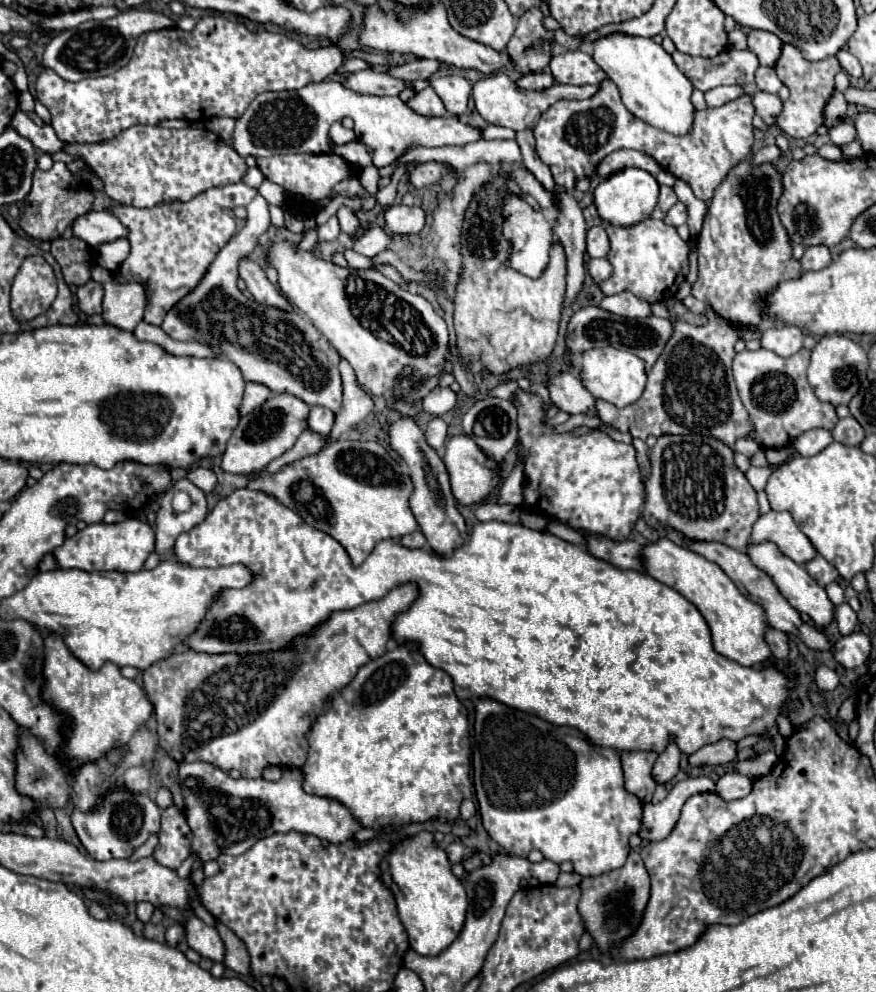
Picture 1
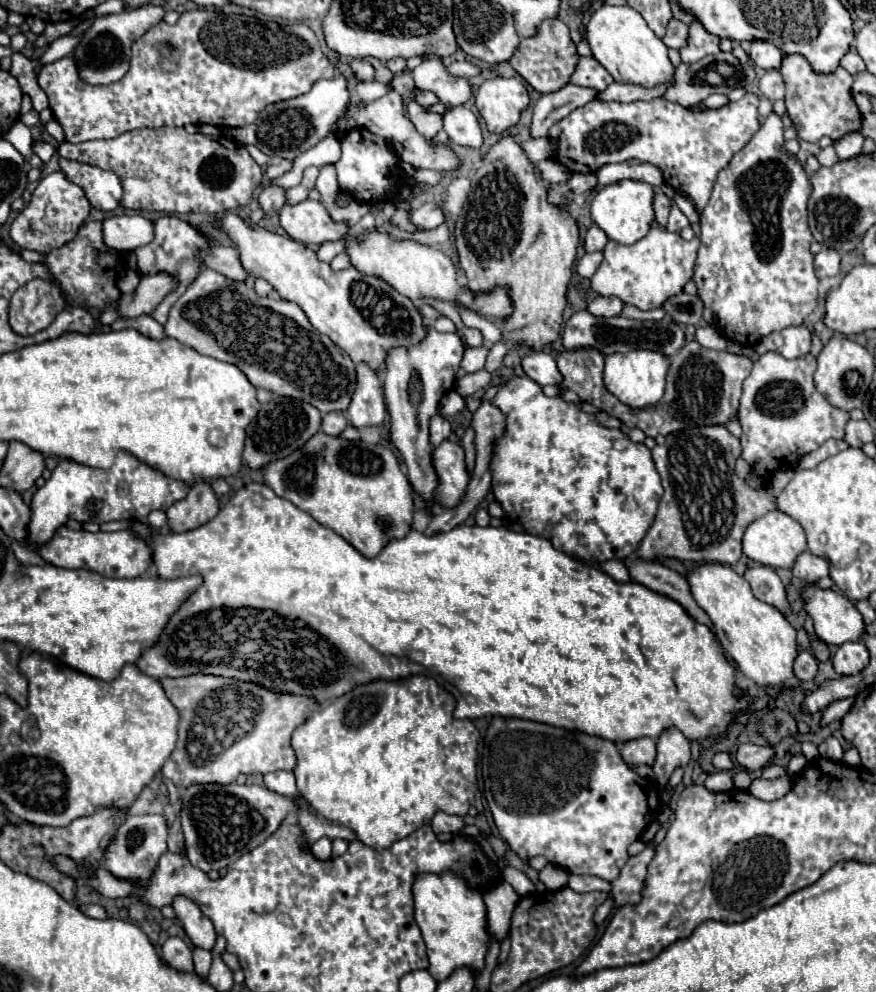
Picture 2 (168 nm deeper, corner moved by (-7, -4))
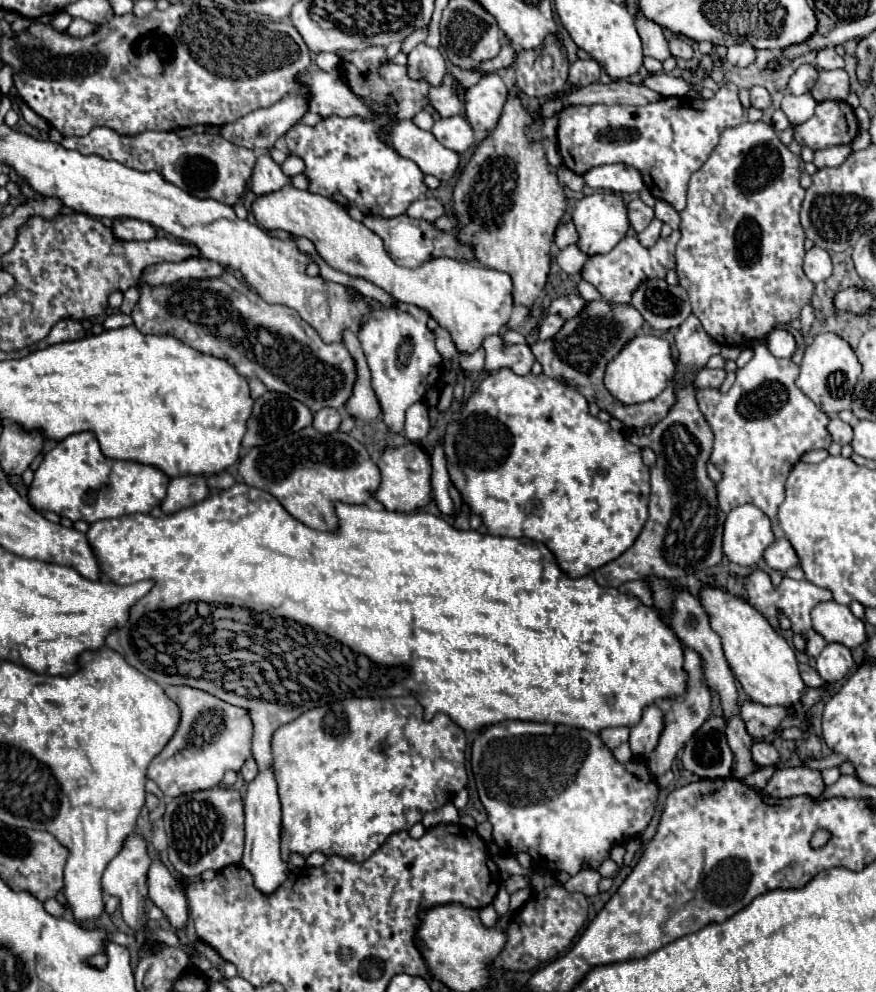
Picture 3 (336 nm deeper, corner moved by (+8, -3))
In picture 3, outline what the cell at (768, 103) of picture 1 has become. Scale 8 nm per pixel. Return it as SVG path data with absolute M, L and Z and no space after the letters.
M747 121L747 123L741 123L737 127L725 129L725 133L721 133L721 141L715 147L715 151L711 153L711 157L703 163L703 167L697 173L693 173L693 177L689 181L689 191L687 191L687 207L679 213L681 215L681 241L677 243L677 267L675 267L675 271L679 275L679 285L689 293L693 315L699 317L703 329L719 345L745 345L757 337L763 337L775 325L791 323L791 321L799 319L801 309L811 301L815 285L807 279L807 275L803 273L803 267L801 267L803 255L805 255L805 249L803 249L805 233L803 233L801 223L799 223L799 209L801 209L803 197L805 197L805 189L799 183L797 157L779 141L773 127L767 125L765 121L755 121L755 123Z

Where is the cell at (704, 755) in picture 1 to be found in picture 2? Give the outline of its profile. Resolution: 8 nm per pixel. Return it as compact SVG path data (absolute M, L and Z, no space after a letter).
M742 744L736 752L736 760L746 770L758 770L764 768L772 758L776 750L774 746L756 746L756 744Z

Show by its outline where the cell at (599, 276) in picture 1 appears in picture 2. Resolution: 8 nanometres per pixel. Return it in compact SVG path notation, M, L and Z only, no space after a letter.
M592 252L592 254L584 254L580 260L578 260L578 266L576 266L576 272L584 278L590 278L598 266L602 264L602 252Z

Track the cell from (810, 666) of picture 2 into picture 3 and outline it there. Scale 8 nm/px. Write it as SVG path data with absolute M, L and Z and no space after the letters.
M801 663L799 665L799 671L801 671L801 679L807 687L817 687L817 685L823 685L823 679L819 677L819 673L815 669L811 669L807 663Z

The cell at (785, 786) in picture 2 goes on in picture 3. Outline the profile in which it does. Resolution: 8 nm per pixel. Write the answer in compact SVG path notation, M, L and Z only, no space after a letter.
M787 767L787 769L777 769L761 793L779 799L793 797L797 793L809 793L811 797L819 797L823 789L825 783L819 771L807 767Z

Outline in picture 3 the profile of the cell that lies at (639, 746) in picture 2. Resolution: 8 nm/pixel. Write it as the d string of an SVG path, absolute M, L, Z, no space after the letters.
M609 727L609 729L603 729L599 733L599 737L603 739L603 743L613 751L615 747L619 747L621 743L627 743L629 741L629 727Z

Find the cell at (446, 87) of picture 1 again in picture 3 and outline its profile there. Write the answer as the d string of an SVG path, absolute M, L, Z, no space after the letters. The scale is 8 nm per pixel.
M421 43L407 57L409 57L407 73L411 79L427 81L433 87L443 83L443 77L447 75L447 67L439 49L433 49Z

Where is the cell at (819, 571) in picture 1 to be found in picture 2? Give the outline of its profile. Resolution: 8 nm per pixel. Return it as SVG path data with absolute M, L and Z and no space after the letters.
M806 550L804 554L798 554L792 574L804 582L818 582L820 578L828 576L828 562Z

